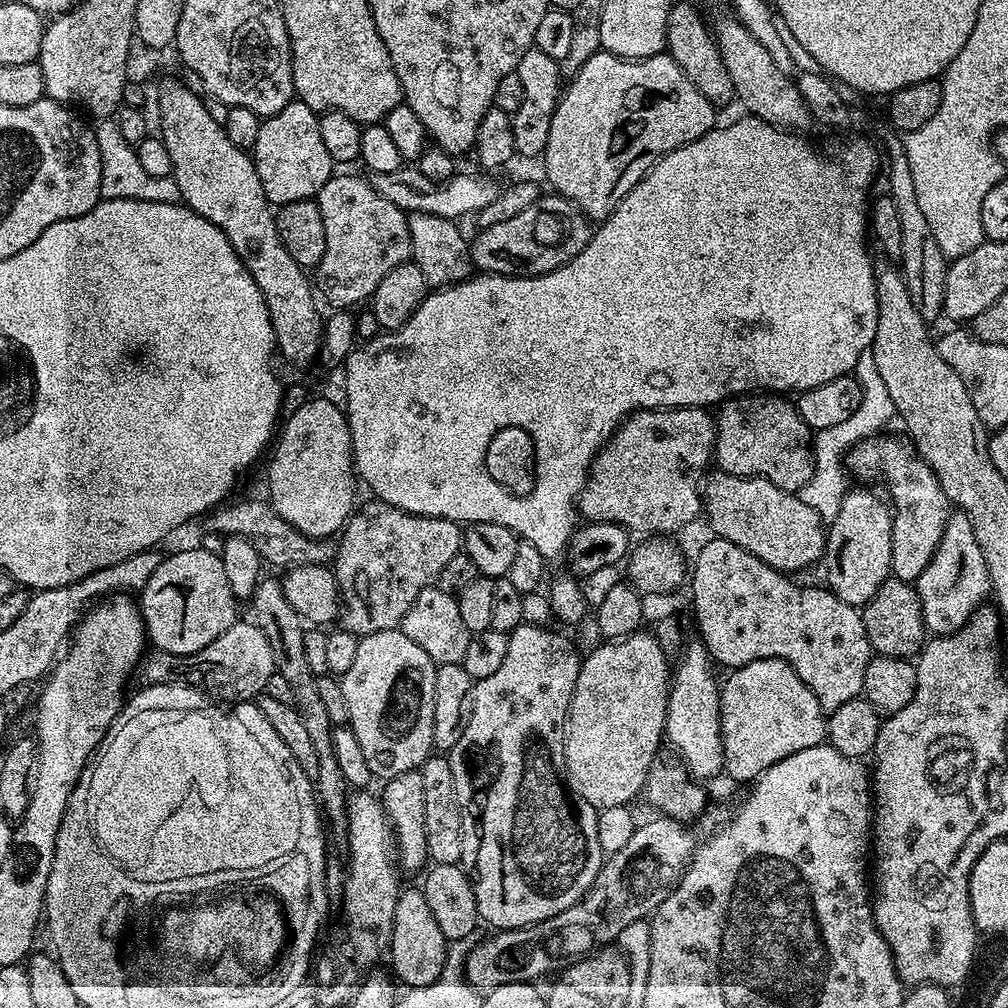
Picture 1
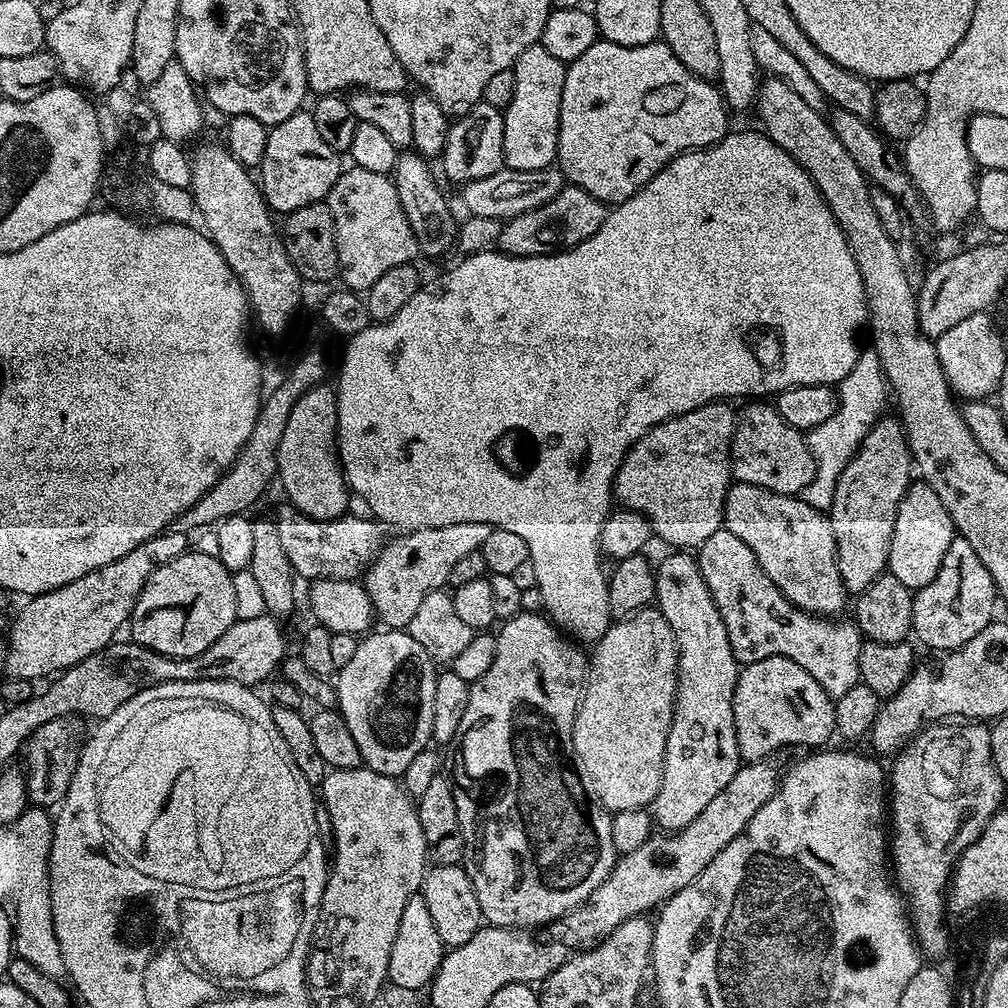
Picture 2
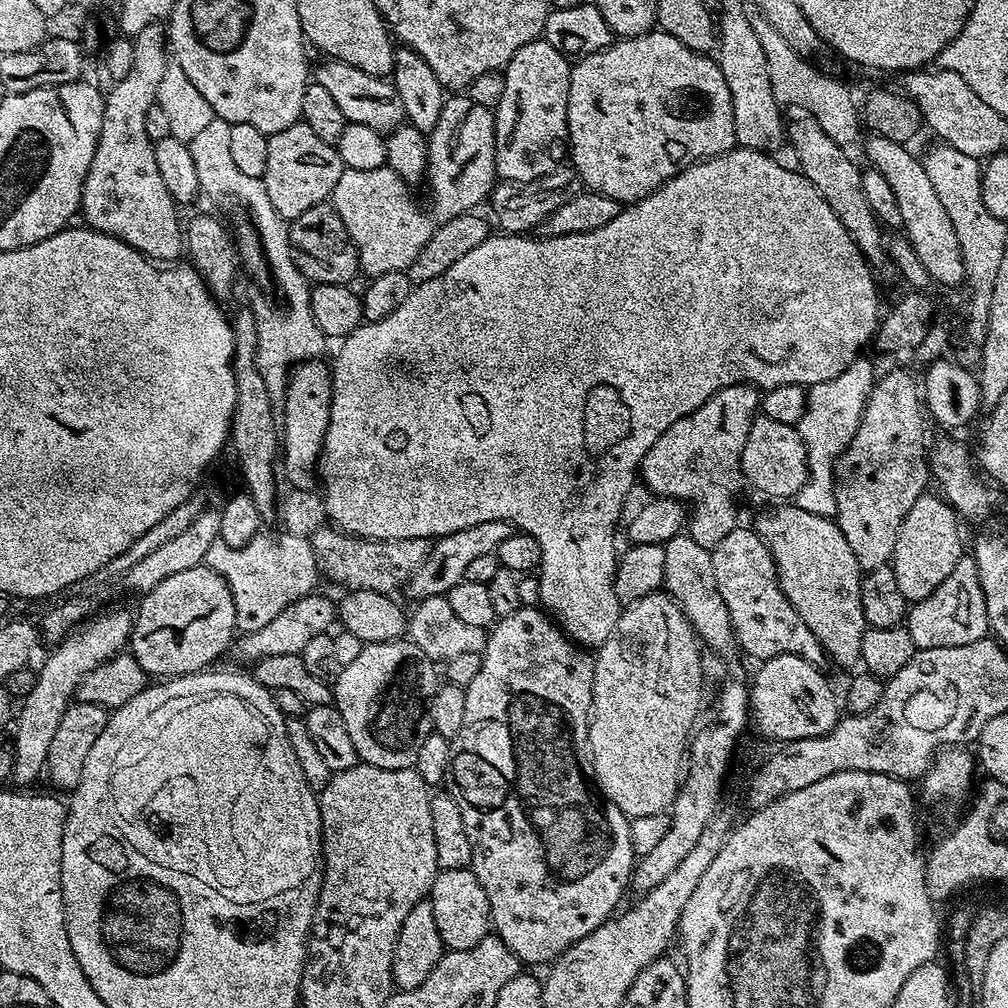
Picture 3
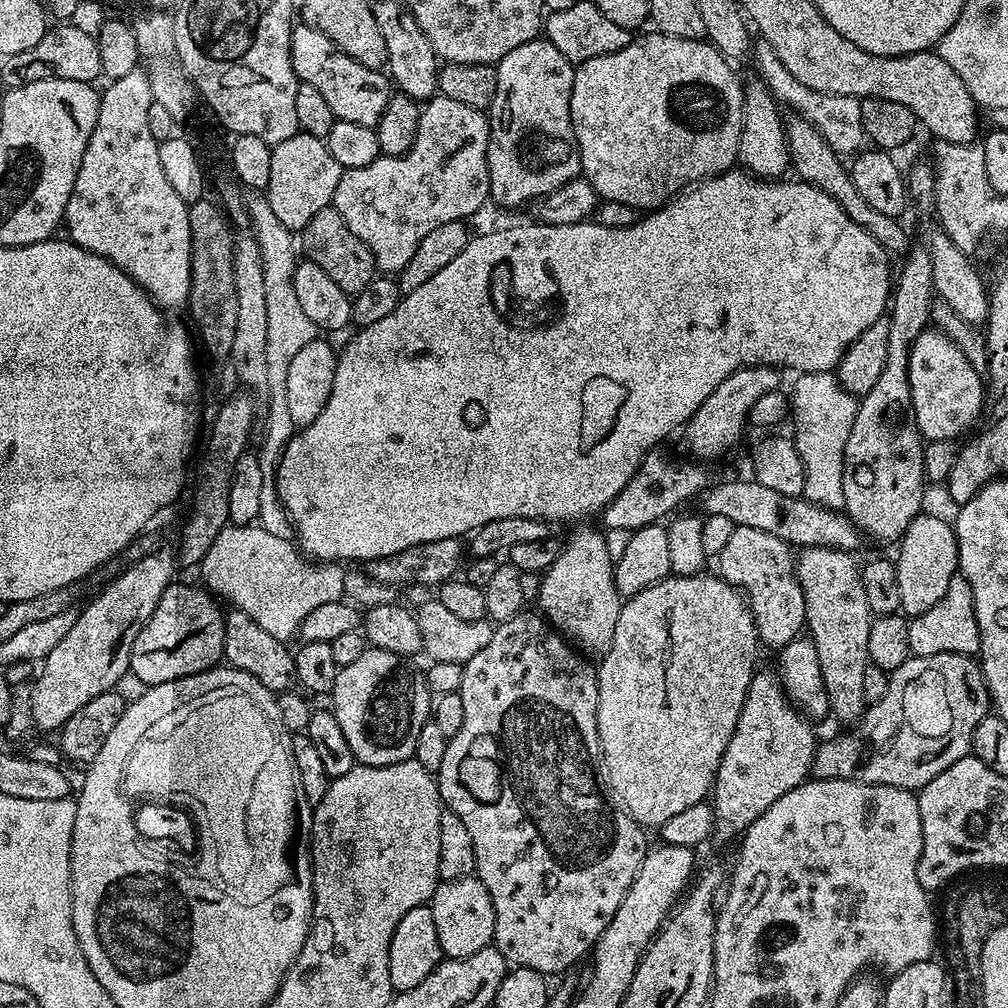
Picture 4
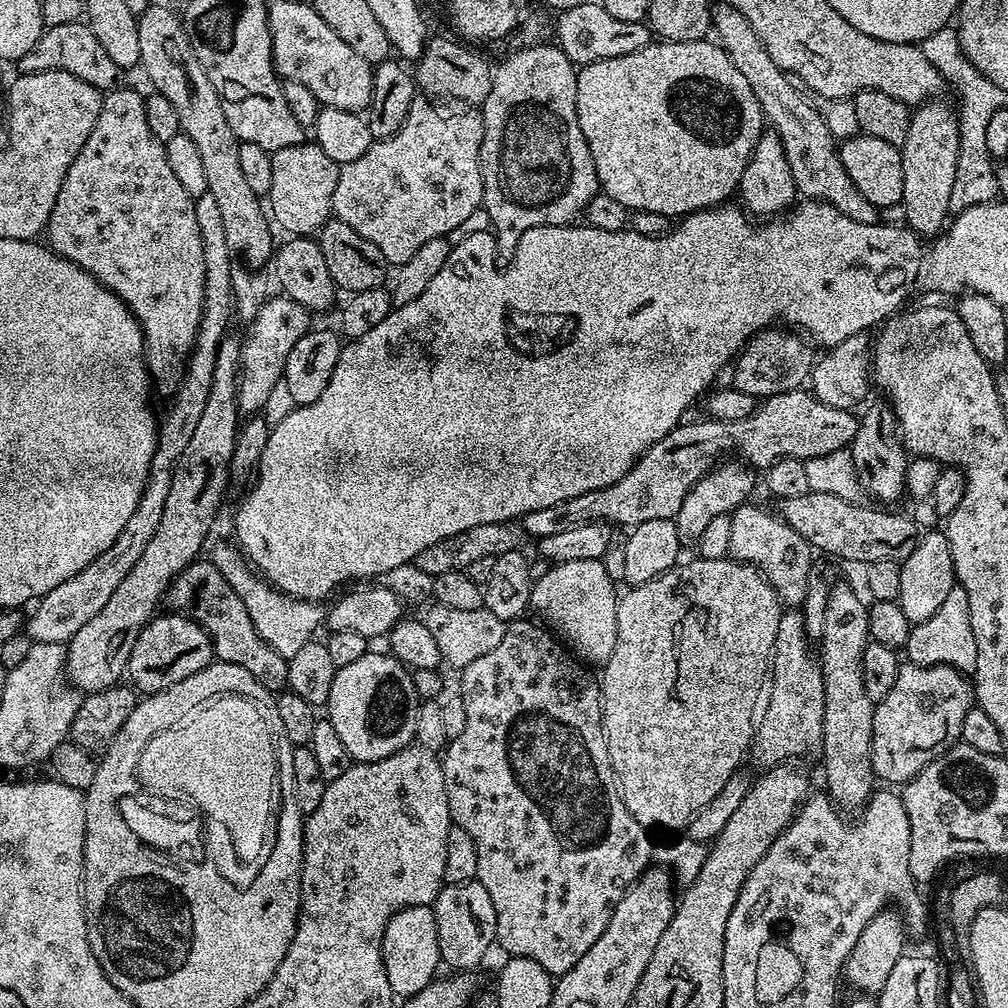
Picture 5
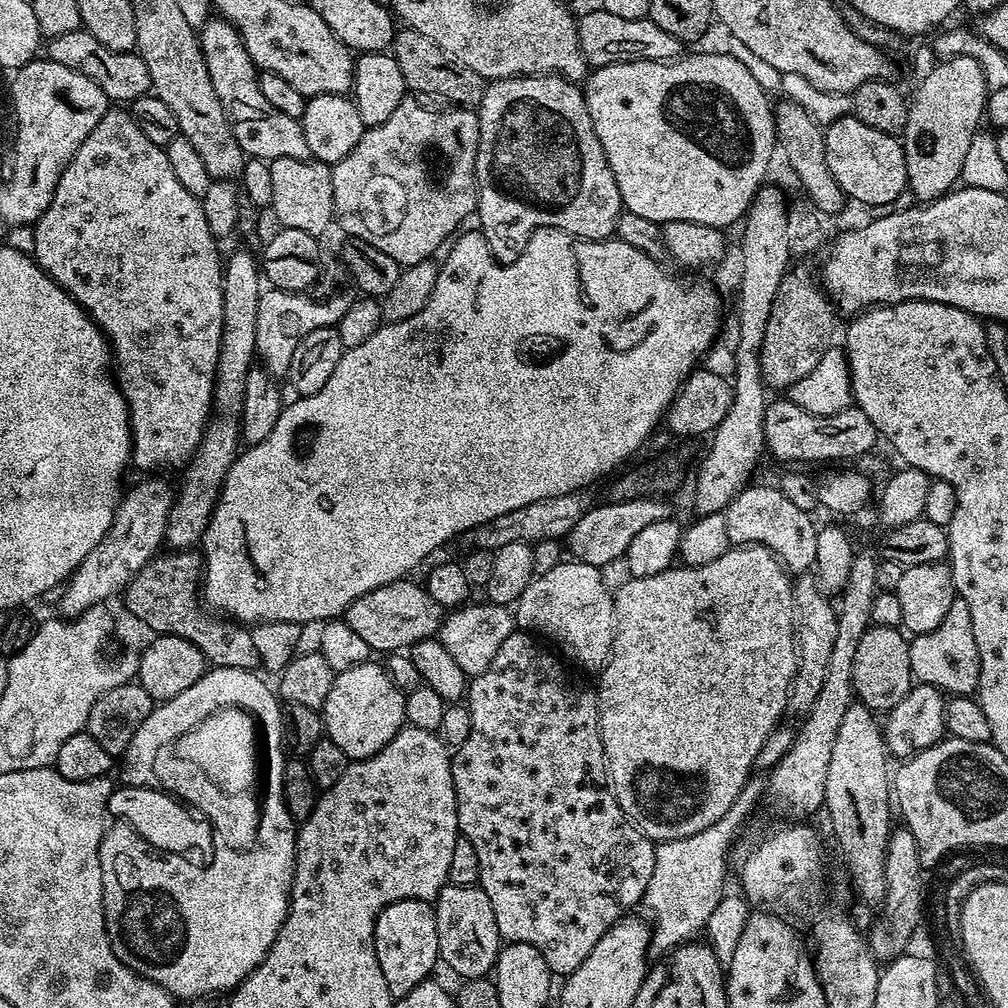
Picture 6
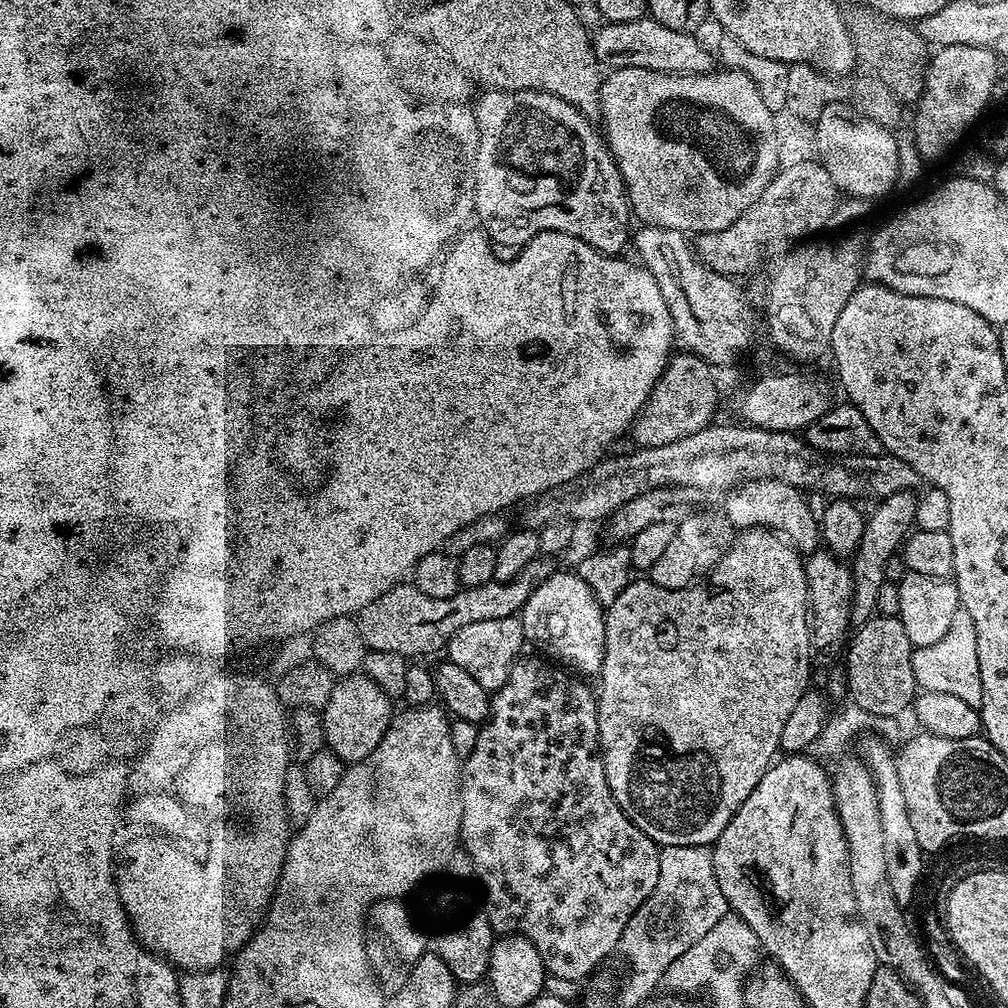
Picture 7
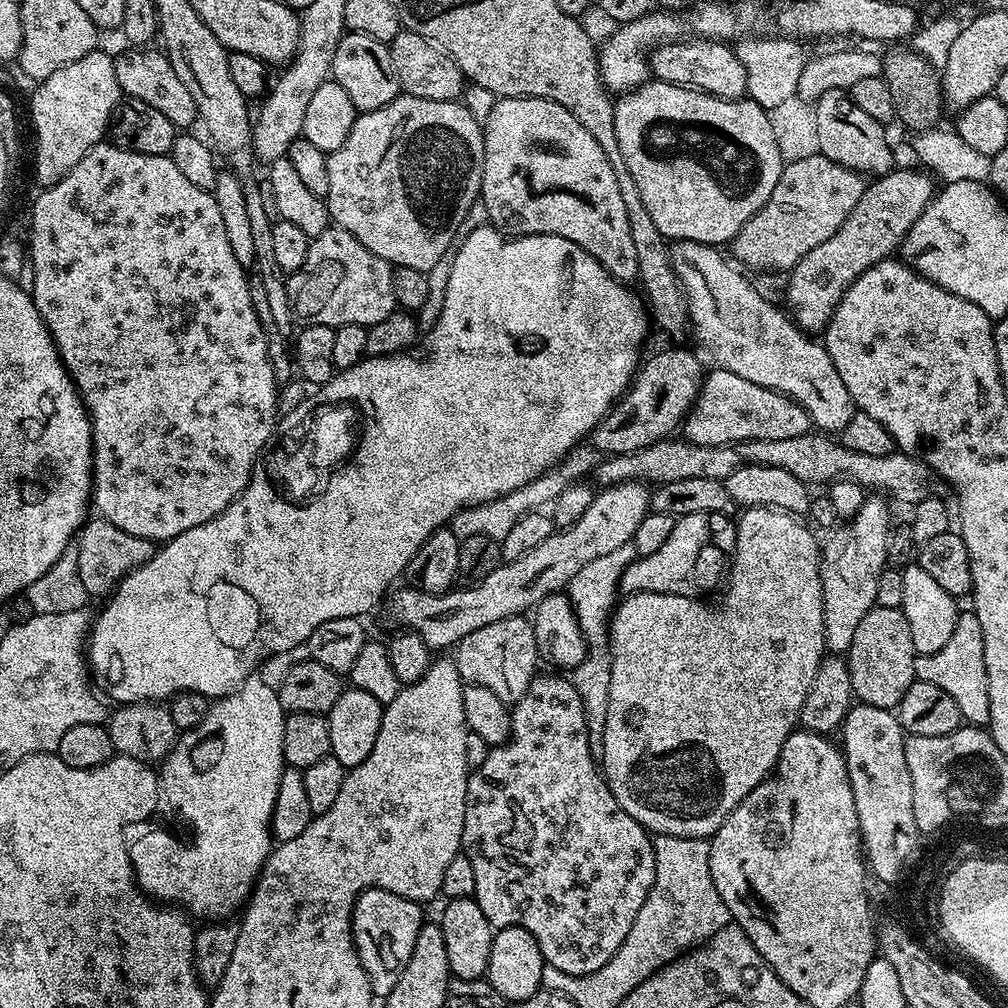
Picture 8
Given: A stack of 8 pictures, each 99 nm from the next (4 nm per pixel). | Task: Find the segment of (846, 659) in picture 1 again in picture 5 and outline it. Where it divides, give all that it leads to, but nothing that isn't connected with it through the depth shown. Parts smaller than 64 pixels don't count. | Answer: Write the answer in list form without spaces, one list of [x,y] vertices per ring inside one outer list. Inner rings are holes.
[[[745,502],[731,513],[730,550],[728,556],[742,564],[755,564],[776,591],[781,605],[800,606],[806,598],[807,576],[814,565],[814,549],[802,534],[790,530],[775,511],[767,512],[753,502]]]

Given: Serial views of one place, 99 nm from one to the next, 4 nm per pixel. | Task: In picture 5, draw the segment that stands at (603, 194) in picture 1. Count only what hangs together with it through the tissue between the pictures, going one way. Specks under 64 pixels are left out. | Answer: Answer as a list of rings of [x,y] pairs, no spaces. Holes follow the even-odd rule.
[[[711,39],[691,40],[690,42],[650,42],[642,50],[634,50],[634,54],[622,54],[618,58],[606,58],[593,64],[585,64],[577,71],[578,126],[582,126],[582,134],[586,138],[586,146],[590,146],[590,158],[594,158],[594,170],[598,174],[600,191],[632,212],[654,210],[654,214],[662,214],[669,218],[683,218],[691,212],[699,212],[702,208],[714,208],[731,201],[737,195],[742,170],[746,170],[746,162],[750,162],[750,154],[758,142],[761,133],[766,130],[764,112],[758,106],[758,98],[754,98],[754,90],[750,90],[746,78],[730,62],[730,58]]]

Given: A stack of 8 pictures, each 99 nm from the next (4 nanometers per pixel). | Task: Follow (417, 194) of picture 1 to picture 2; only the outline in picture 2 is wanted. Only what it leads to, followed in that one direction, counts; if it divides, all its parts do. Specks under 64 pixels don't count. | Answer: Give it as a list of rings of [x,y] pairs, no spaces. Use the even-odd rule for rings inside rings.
[[[507,166],[499,168],[490,178],[478,178],[459,189],[460,200],[464,203],[465,213],[478,218],[494,218],[501,222],[513,220],[516,216],[540,208],[550,198],[563,192],[566,187],[564,173],[553,166],[542,170],[514,170]]]

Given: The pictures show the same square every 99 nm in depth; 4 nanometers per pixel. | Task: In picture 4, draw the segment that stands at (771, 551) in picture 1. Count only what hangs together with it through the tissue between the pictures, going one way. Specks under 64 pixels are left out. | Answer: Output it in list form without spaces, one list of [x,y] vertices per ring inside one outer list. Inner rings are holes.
[[[805,548],[799,553],[800,557],[794,560],[794,580],[802,590],[804,599],[804,622],[806,625],[807,635],[814,642],[816,653],[818,654],[818,666],[822,666],[822,682],[826,682],[826,694],[828,695],[828,706],[831,715],[837,716],[840,720],[859,721],[866,711],[866,701],[864,699],[864,683],[866,682],[866,670],[869,666],[868,647],[870,646],[870,626],[874,619],[870,610],[870,602],[866,602],[866,590],[862,590],[862,578],[860,577],[861,565],[856,564],[856,556],[850,552],[843,552],[837,548]]]

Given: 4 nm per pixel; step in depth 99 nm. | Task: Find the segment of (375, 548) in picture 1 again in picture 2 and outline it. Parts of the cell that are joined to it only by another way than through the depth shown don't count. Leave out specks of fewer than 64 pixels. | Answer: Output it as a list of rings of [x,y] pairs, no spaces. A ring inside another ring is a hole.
[[[458,522],[454,526],[413,528],[400,534],[397,540],[389,539],[362,576],[375,619],[379,623],[381,620],[384,623],[381,625],[388,630],[407,629],[422,598],[441,591],[448,584],[450,570],[464,555],[481,551],[492,529],[486,522]]]

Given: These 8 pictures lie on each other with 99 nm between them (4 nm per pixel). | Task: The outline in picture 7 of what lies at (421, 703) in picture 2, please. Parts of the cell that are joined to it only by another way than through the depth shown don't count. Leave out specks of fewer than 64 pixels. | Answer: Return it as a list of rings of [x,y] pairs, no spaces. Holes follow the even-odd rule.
[[[357,674],[337,679],[332,685],[330,702],[326,702],[326,706],[322,709],[325,745],[331,748],[334,754],[338,754],[338,758],[342,758],[345,765],[356,764],[362,758],[366,758],[366,754],[370,754],[370,750],[374,750],[378,742],[382,742],[386,730],[392,725],[394,715],[392,704],[390,697],[368,676]]]

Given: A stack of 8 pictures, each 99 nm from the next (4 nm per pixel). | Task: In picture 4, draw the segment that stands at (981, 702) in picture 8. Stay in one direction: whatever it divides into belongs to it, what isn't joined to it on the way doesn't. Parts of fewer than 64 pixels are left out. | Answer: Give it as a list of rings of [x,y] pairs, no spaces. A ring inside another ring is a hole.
[[[957,574],[950,578],[950,586],[946,586],[943,598],[934,602],[930,610],[908,620],[908,651],[913,656],[962,654],[975,657],[979,653],[980,635],[978,618],[974,614],[974,594],[964,576]]]

